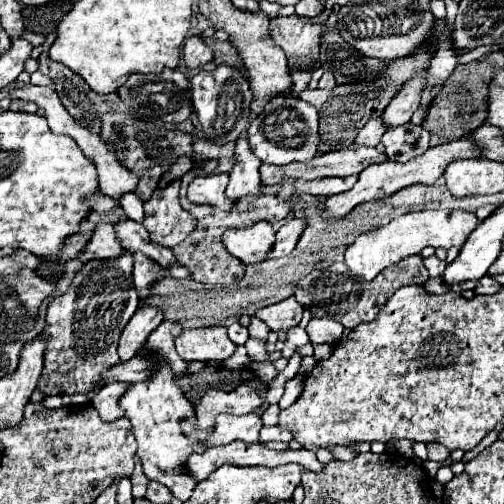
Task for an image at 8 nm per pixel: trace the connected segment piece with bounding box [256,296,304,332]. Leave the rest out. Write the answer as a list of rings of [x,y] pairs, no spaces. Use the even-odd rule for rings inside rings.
[[[290,296],[282,302],[276,302],[272,306],[266,306],[262,310],[258,310],[256,316],[260,320],[264,320],[270,330],[278,332],[278,330],[286,330],[290,326],[298,326],[300,318],[302,318],[302,310],[304,308]]]

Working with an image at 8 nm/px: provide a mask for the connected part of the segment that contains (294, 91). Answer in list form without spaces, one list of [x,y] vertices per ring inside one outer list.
[[[278,16],[270,20],[272,40],[286,52],[292,88],[286,96],[298,96],[320,66],[320,34],[324,22],[304,22],[298,16]]]

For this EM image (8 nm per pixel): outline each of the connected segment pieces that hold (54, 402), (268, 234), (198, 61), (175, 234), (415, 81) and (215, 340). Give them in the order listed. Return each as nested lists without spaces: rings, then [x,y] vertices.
[[[55,395],[49,396],[49,400],[42,400],[40,404],[48,409],[60,408],[62,406],[69,406],[71,404],[71,400],[68,395]]]
[[[256,222],[248,228],[234,228],[222,234],[222,244],[226,250],[244,264],[256,264],[264,260],[272,242],[274,228],[270,222]]]
[[[192,36],[182,48],[182,60],[186,70],[196,70],[212,60],[212,50],[198,36]]]
[[[172,182],[166,188],[156,188],[152,198],[148,202],[144,202],[146,216],[142,220],[142,226],[150,232],[150,240],[154,244],[160,244],[166,248],[174,248],[178,242],[186,240],[188,234],[196,228],[196,218],[192,218],[178,202],[178,188],[180,188],[180,182]]]
[[[426,72],[420,74],[418,78],[412,78],[410,82],[406,82],[406,86],[398,92],[398,96],[392,98],[392,102],[386,106],[384,114],[382,114],[382,122],[390,128],[390,126],[400,126],[410,122],[412,114],[416,112],[418,104],[420,104],[420,92],[424,88],[426,82]]]
[[[208,326],[208,328],[190,328],[182,330],[180,336],[174,340],[176,352],[182,360],[192,362],[208,362],[208,360],[226,360],[234,354],[236,346],[230,342],[226,328],[222,326]]]

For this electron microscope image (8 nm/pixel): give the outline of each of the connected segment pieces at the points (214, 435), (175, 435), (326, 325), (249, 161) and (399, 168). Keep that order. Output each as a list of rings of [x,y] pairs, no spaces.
[[[250,412],[244,416],[234,414],[218,414],[214,428],[208,432],[206,440],[198,440],[204,448],[230,444],[232,440],[242,442],[258,442],[258,432],[262,428],[262,420],[258,414]]]
[[[144,344],[138,354],[138,358],[150,358],[154,362],[154,370],[150,374],[150,380],[144,382],[136,382],[130,384],[128,390],[120,396],[120,408],[124,410],[124,416],[132,422],[134,428],[134,436],[136,436],[136,456],[142,462],[142,470],[146,474],[148,480],[156,480],[164,486],[170,488],[170,492],[178,498],[178,500],[186,500],[196,482],[194,478],[186,478],[184,474],[178,474],[178,466],[182,466],[182,460],[188,458],[188,454],[192,452],[202,452],[204,448],[198,446],[196,442],[192,442],[190,438],[186,438],[178,426],[178,422],[182,418],[190,418],[194,416],[194,408],[192,404],[184,398],[184,394],[180,392],[180,388],[174,384],[174,372],[170,368],[168,362],[160,362],[158,354],[152,354],[148,344]]]
[[[312,318],[306,326],[312,344],[336,344],[342,338],[344,326],[332,318]]]
[[[238,138],[236,146],[238,146],[238,162],[230,172],[230,184],[226,188],[226,196],[234,202],[234,206],[248,196],[258,198],[262,194],[258,174],[258,166],[262,162],[258,162],[258,158],[254,158],[254,154],[250,152],[246,138]]]
[[[460,138],[460,140],[454,140],[454,142],[448,142],[448,144],[440,144],[440,146],[432,146],[428,148],[422,156],[414,156],[412,160],[408,160],[406,164],[400,164],[400,162],[382,162],[382,164],[372,164],[368,166],[366,170],[360,172],[358,176],[358,182],[354,184],[352,190],[348,192],[340,192],[340,194],[334,194],[334,196],[328,196],[322,204],[322,214],[320,218],[322,220],[336,220],[336,218],[344,218],[348,212],[354,210],[354,206],[358,204],[364,204],[364,202],[370,202],[370,200],[378,200],[378,198],[386,198],[406,186],[412,186],[412,184],[434,184],[446,170],[446,166],[452,162],[452,160],[458,160],[458,158],[476,158],[480,156],[480,152],[476,150],[476,146],[468,140],[468,138]]]

